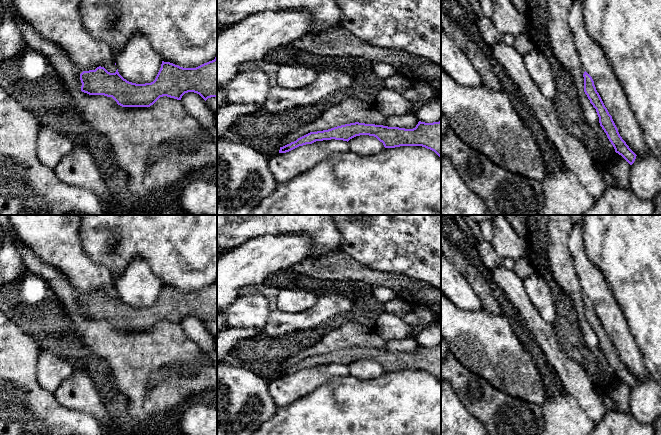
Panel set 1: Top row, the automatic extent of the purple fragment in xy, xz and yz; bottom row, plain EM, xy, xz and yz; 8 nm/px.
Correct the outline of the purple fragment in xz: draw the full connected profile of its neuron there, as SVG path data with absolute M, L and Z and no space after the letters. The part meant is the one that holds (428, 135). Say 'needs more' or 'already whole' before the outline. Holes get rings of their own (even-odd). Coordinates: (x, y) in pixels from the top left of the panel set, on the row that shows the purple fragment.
already whole | M419 121L413 129L355 122L328 130L310 132L296 141L280 147L279 153L286 153L299 146L312 144L316 141L335 139L348 142L360 135L376 137L385 148L422 146L434 151L441 157L441 121L433 123Z

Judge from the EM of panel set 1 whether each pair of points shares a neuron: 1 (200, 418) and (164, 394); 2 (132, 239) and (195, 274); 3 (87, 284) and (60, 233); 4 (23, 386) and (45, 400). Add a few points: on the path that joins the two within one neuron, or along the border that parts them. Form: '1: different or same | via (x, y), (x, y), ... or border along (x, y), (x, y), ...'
1: different | border along (191, 401), (188, 401), (179, 411)
2: same | via (148, 239), (155, 239), (179, 263)
3: same | via (81, 271), (60, 246)
4: same | via (28, 391), (37, 400), (40, 400)

